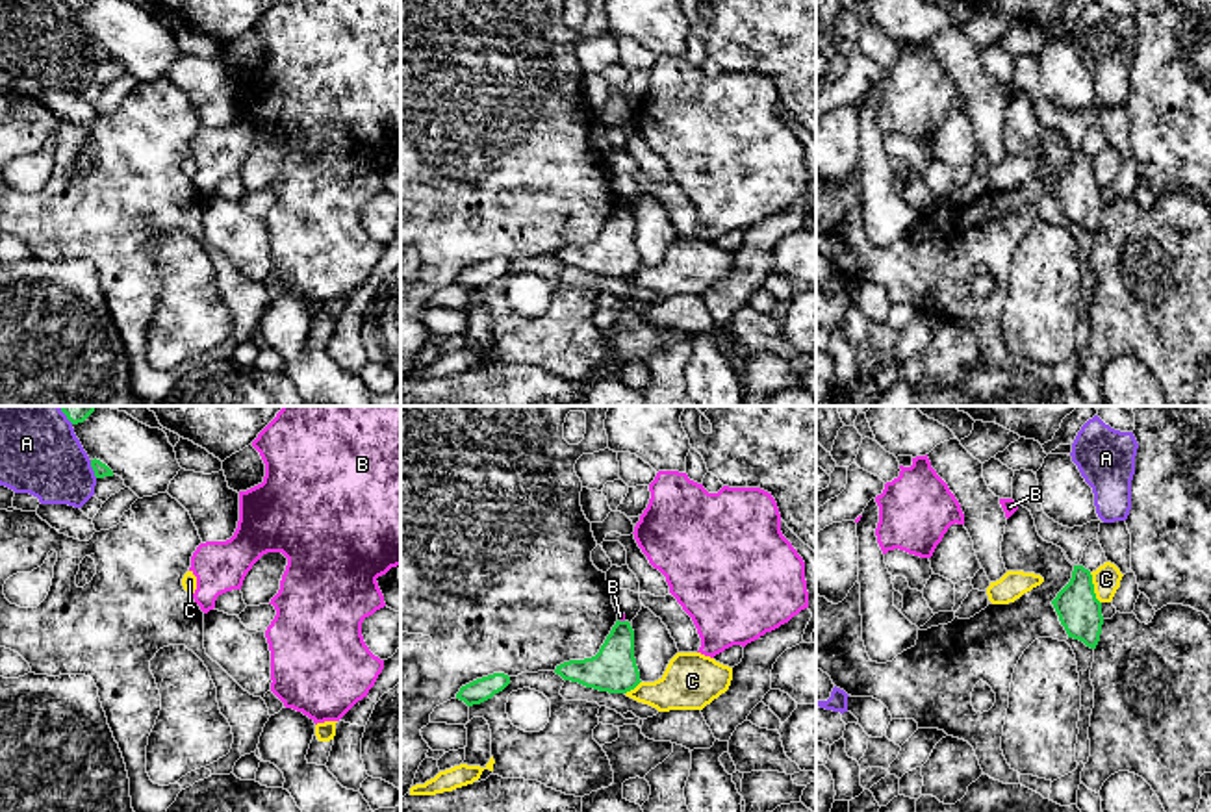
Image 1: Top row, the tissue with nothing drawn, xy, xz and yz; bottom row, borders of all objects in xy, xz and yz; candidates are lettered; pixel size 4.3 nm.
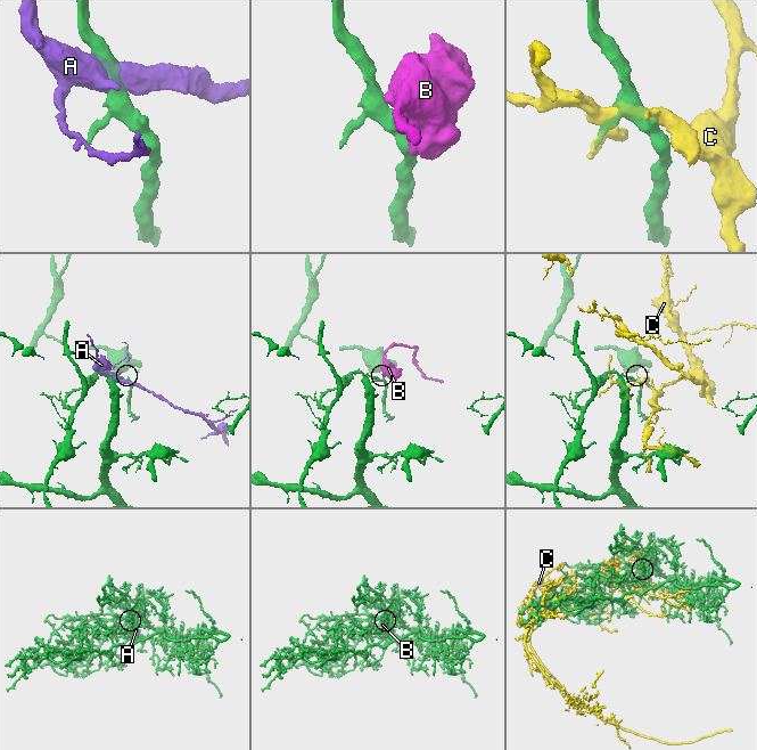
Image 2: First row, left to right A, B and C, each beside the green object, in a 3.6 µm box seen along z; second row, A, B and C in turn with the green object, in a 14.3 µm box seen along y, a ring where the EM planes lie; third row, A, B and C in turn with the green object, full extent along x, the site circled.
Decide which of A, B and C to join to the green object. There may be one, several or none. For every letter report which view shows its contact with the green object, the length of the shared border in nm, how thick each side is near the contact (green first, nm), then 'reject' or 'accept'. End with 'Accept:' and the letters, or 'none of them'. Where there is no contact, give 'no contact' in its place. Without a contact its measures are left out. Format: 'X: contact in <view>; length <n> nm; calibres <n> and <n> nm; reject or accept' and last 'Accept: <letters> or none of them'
A: contact in xy; length 90 nm; calibres 70 and 360 nm; reject
B: contact in xz; length 40 nm; calibres 200 and 30 nm; reject
C: contact in yz; length 140 nm; calibres 190 and 120 nm; reject
Accept: none of them

